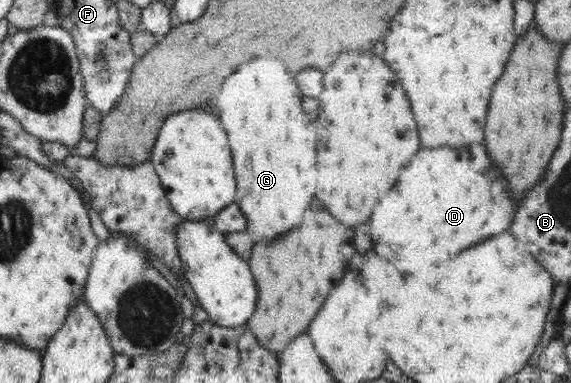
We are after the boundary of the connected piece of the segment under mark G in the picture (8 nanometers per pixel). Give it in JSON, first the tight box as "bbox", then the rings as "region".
{"bbox":[215,62,318,242],"region":[[[257,62],[261,72],[253,72],[247,64],[239,66],[239,72],[233,72],[221,92],[215,98],[217,112],[215,117],[221,120],[223,128],[229,136],[229,146],[232,152],[232,163],[236,178],[236,195],[234,203],[241,209],[247,219],[246,230],[252,241],[272,242],[278,236],[287,234],[300,225],[307,206],[315,194],[315,152],[317,152],[318,138],[316,126],[302,105],[302,93],[289,72],[285,72],[281,62]]]}

